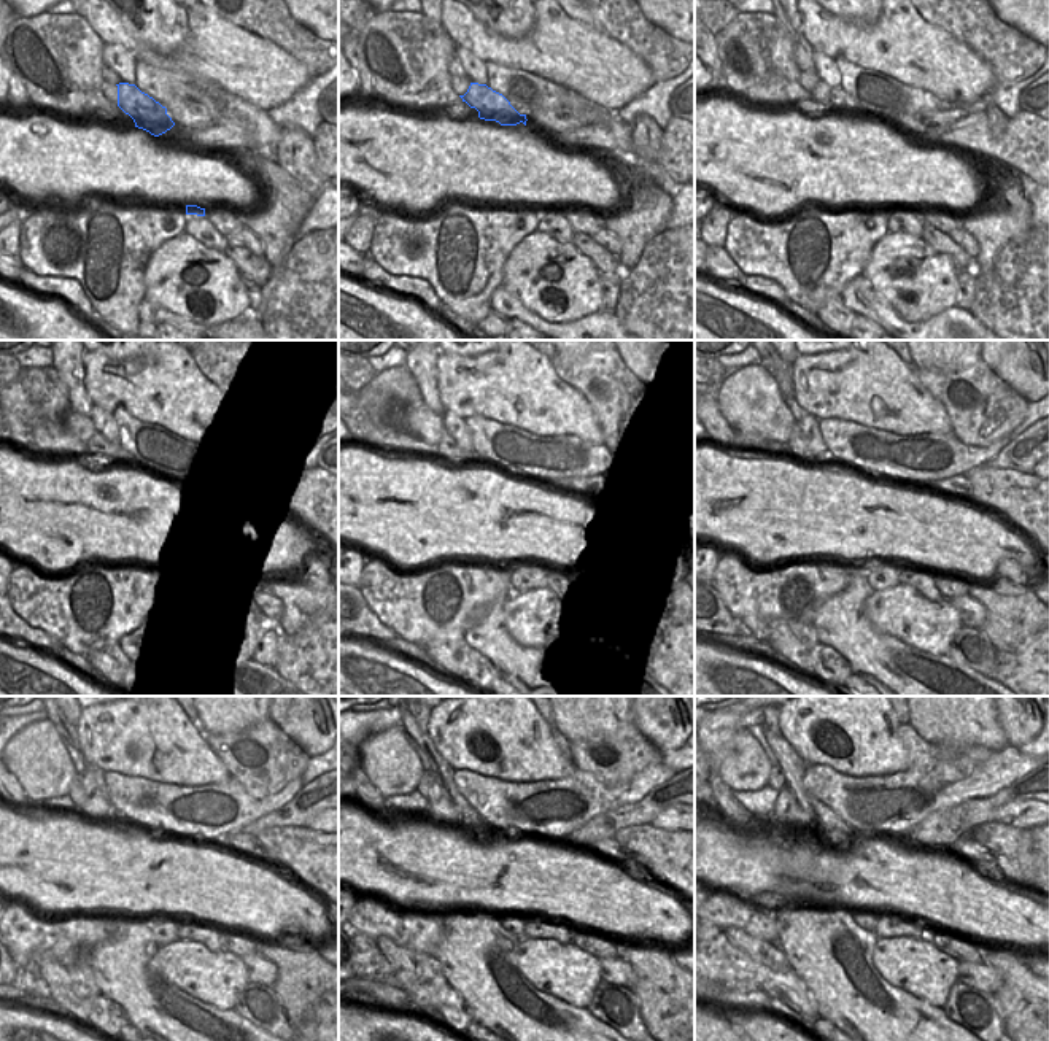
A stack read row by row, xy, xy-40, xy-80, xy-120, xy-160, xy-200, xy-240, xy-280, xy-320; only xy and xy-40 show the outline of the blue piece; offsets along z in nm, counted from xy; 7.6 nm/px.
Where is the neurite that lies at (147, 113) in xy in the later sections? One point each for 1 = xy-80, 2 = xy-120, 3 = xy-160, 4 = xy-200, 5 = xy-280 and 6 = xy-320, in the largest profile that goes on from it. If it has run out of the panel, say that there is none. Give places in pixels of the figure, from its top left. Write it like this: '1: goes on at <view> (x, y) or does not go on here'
1: goes on at xy-80 (838, 102)
2: goes on at xy-120 (99, 445)
3: goes on at xy-160 (447, 448)
4: goes on at xy-200 (798, 447)
5: goes on at xy-280 (426, 781)
6: goes on at xy-320 (776, 779)

